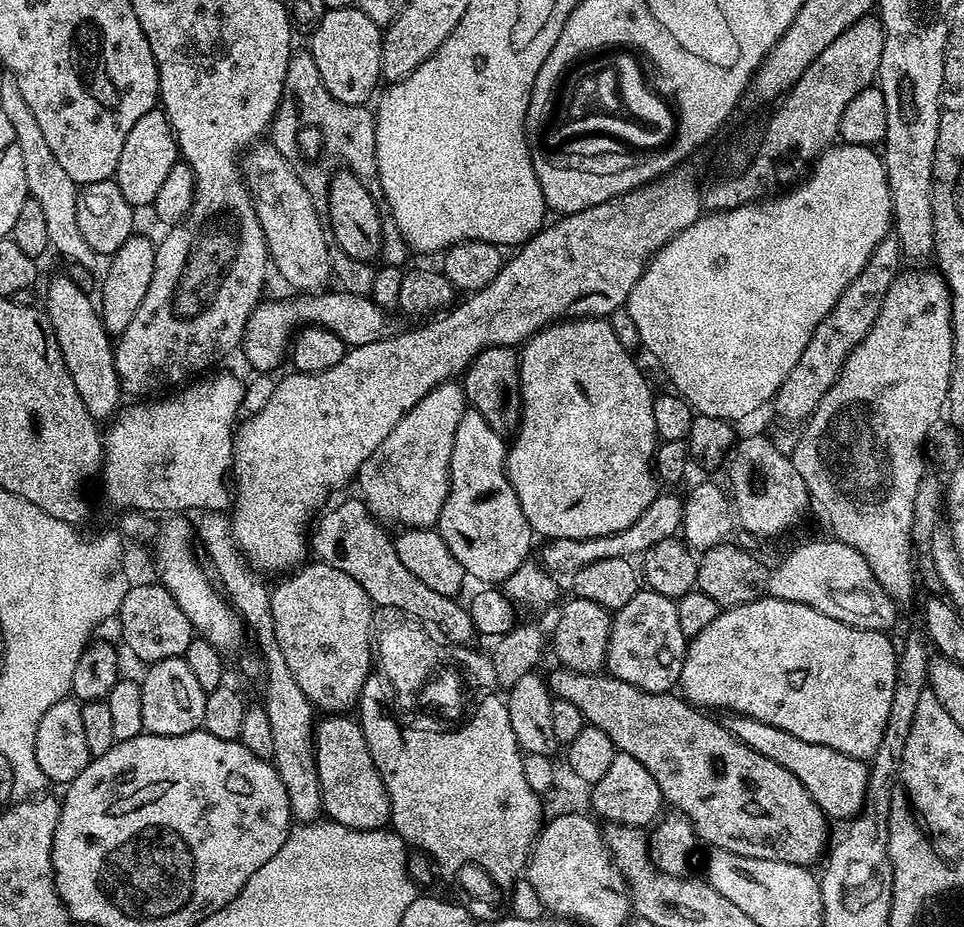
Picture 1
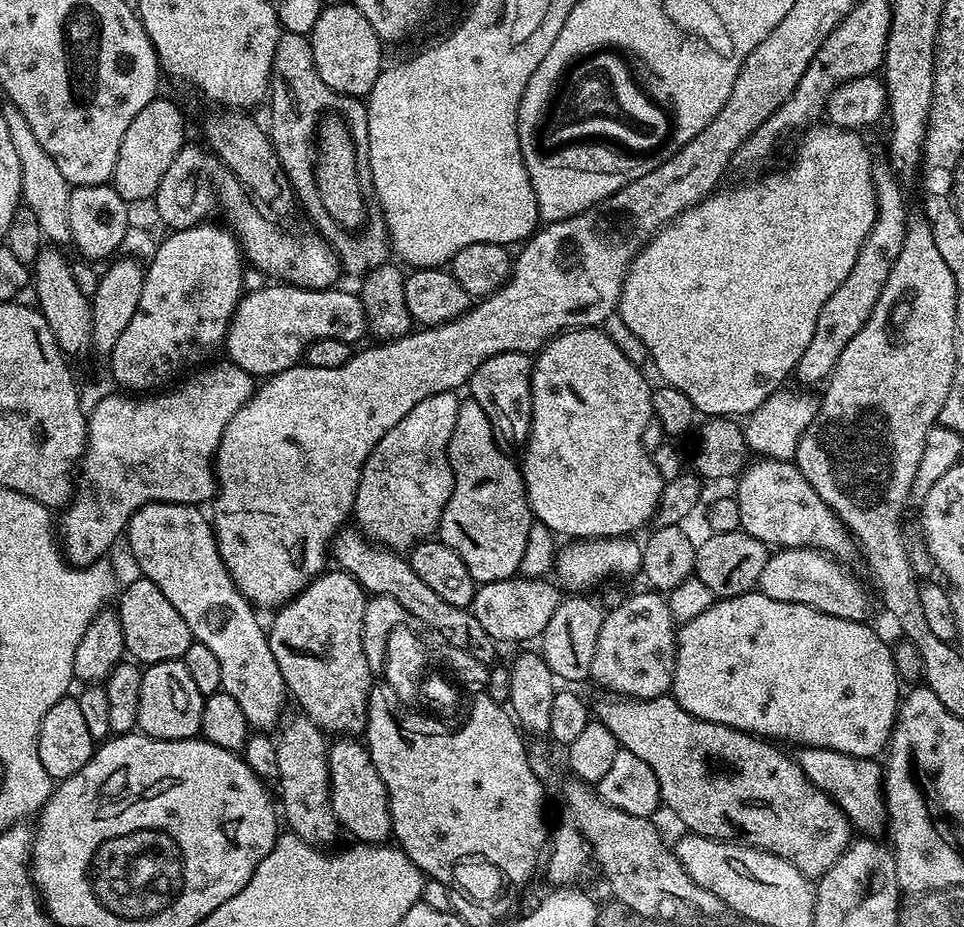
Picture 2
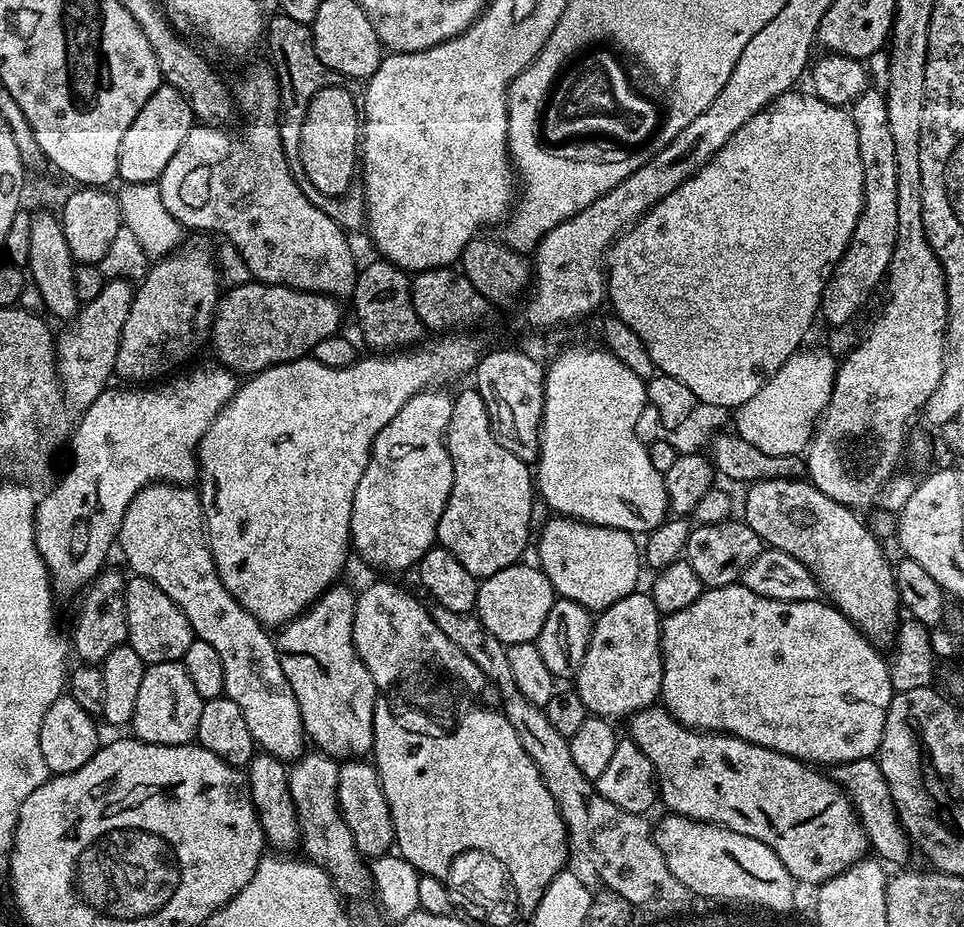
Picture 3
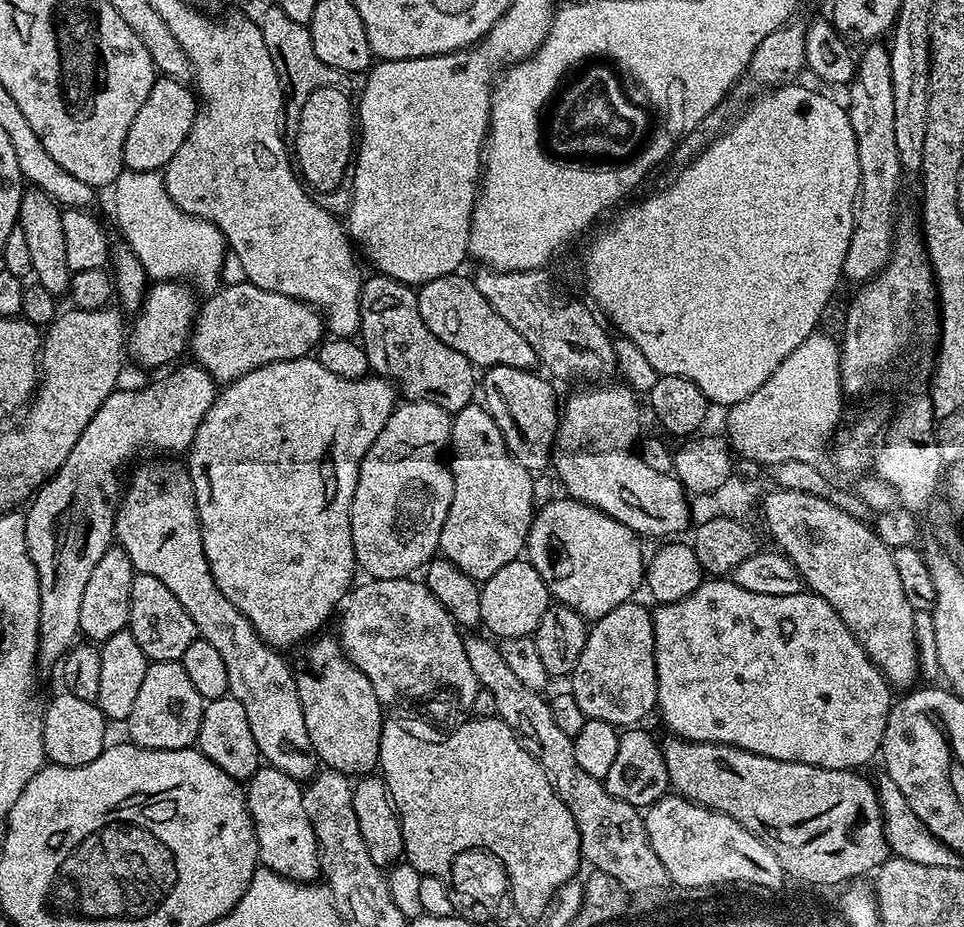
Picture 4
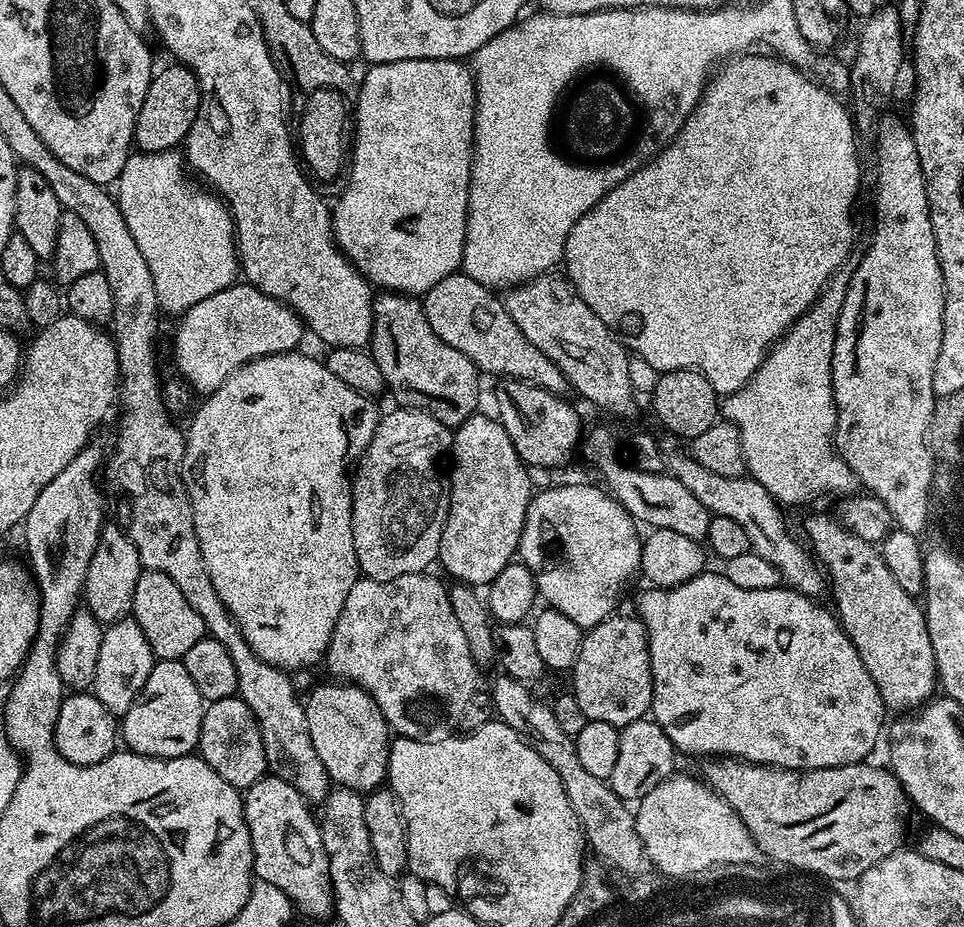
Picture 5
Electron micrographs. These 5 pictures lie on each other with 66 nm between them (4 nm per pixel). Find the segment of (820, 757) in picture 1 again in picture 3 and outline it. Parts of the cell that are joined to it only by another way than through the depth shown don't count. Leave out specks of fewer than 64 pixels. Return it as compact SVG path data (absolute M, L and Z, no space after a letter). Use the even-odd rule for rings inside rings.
M875 759L855 760L845 764L835 765L831 769L830 775L841 788L847 792L848 797L852 799L852 804L856 812L860 815L861 823L864 825L864 831L868 835L871 851L881 861L889 860L896 866L904 866L908 860L908 848L910 841L908 831L900 825L900 816L896 813L894 798L890 794L890 786L882 774L879 763Z

